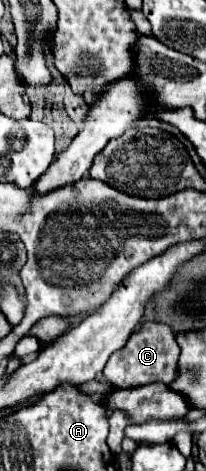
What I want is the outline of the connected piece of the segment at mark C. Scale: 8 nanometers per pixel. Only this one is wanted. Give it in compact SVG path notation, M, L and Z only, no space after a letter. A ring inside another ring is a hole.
M148 321L142 325L140 331L134 331L130 335L128 343L122 349L118 349L110 355L110 359L102 371L102 377L108 383L116 385L118 389L134 389L134 387L156 383L156 381L162 381L168 385L176 379L178 355L180 355L180 347L176 343L174 331L164 323Z

